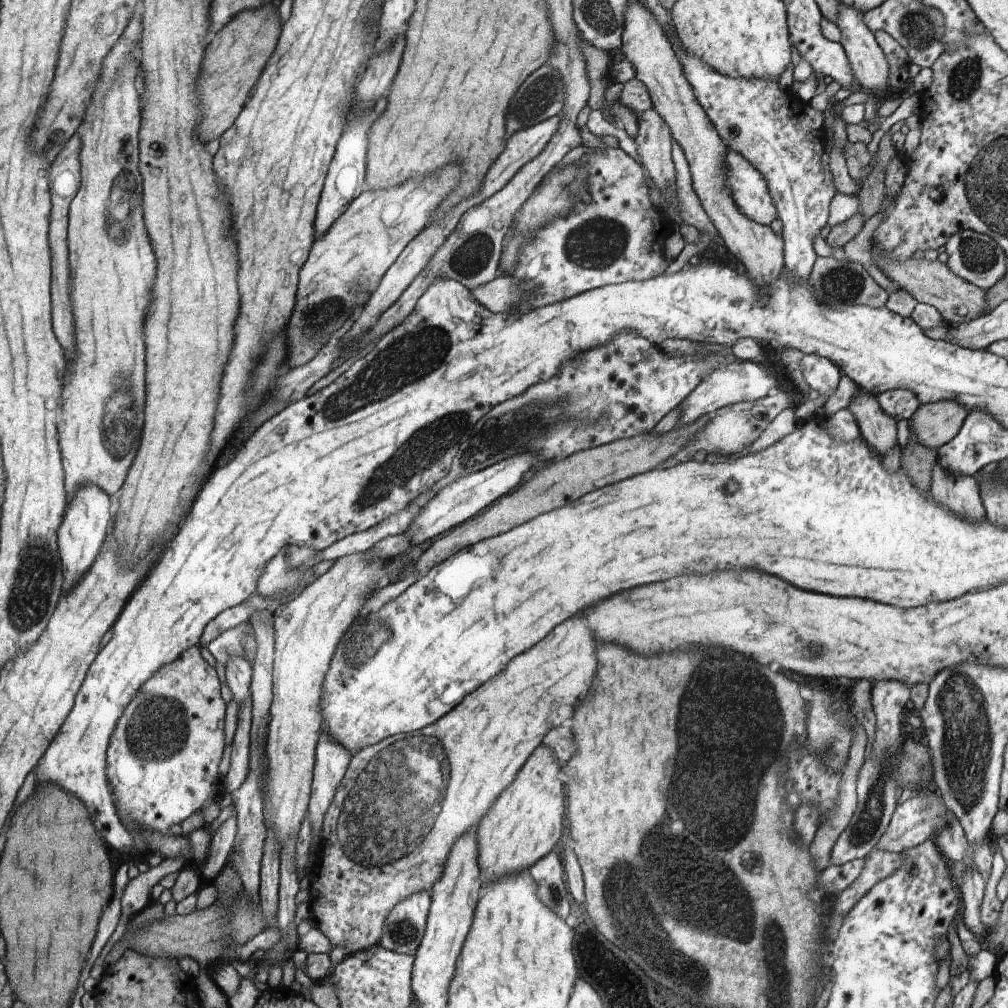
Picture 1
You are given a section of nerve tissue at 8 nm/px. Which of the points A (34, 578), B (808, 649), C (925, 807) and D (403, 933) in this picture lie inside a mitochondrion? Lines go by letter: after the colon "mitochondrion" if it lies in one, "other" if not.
A: mitochondrion
B: mitochondrion
C: mitochondrion
D: mitochondrion

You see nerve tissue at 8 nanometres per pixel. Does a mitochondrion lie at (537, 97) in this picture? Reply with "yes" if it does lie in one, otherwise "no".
yes

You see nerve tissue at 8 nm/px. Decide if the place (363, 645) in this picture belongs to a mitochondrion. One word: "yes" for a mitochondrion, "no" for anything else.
yes

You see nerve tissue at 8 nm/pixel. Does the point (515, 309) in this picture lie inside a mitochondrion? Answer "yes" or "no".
no

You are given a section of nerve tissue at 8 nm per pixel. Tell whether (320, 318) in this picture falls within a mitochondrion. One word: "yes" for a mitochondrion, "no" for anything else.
yes

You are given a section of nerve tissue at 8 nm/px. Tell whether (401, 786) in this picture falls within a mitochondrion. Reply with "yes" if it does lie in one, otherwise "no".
yes

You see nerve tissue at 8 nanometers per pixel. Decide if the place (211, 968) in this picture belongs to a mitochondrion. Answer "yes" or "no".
no

